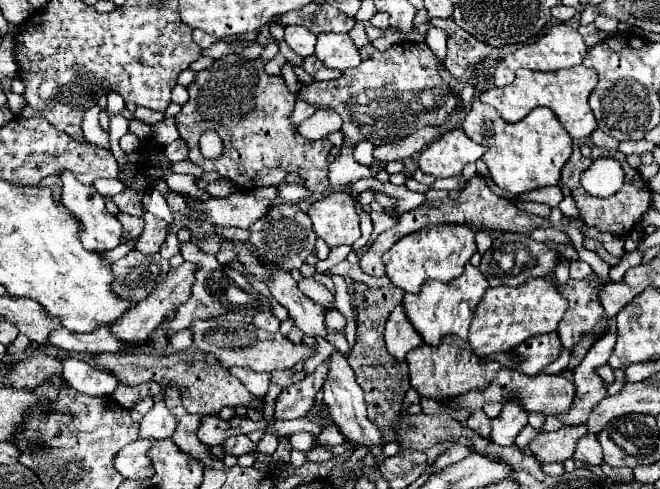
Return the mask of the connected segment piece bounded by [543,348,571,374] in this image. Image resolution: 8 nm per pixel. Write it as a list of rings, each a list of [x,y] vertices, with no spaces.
[[[563,348],[563,352],[561,352],[561,356],[553,362],[553,364],[549,364],[549,366],[545,366],[545,370],[543,370],[543,374],[561,374],[565,368],[567,368],[567,364],[569,364],[569,352]]]

